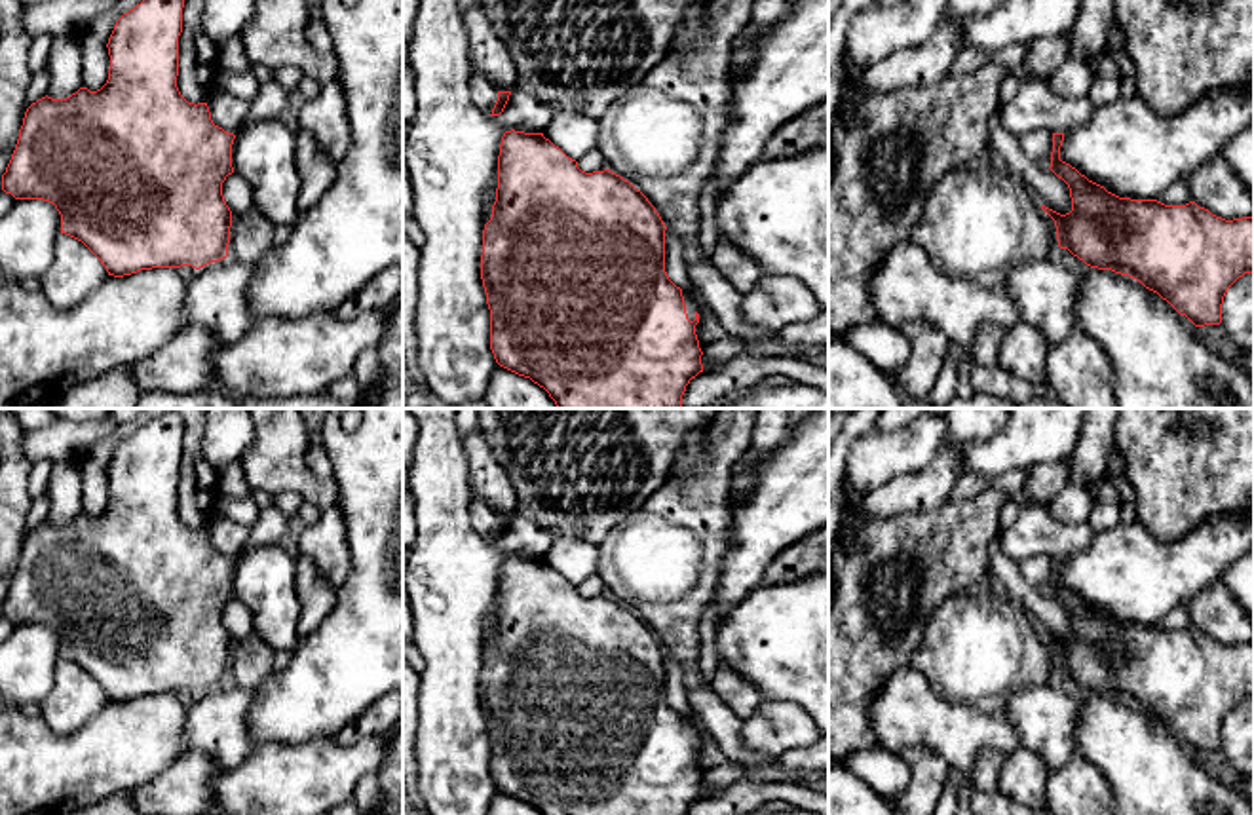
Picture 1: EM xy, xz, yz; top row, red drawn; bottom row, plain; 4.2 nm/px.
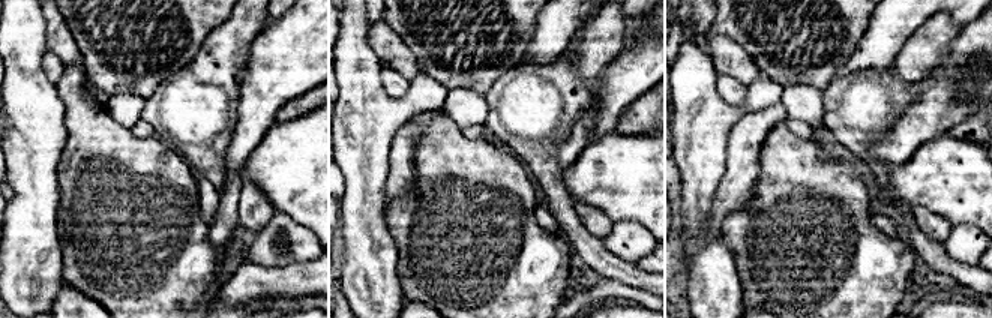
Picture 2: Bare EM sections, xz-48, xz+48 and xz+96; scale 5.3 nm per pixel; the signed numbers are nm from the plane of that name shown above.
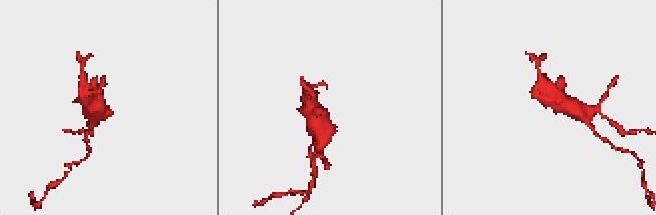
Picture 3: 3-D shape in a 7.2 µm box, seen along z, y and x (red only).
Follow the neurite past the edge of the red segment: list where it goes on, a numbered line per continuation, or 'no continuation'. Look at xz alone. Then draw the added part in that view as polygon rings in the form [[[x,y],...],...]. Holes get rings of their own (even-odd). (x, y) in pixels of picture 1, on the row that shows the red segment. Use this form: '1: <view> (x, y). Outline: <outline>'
1: xz (692, 304). Outline: [[[682,294],[682,296],[684,296],[688,319],[690,319],[690,321],[694,321],[695,317],[699,319],[699,323],[695,325],[695,334],[697,334],[697,340],[699,340],[699,348],[701,348],[701,351],[703,351],[703,346],[705,346],[705,344],[703,344],[701,338],[699,338],[699,332],[701,332],[701,304],[699,304],[697,296],[686,296],[686,294]]]

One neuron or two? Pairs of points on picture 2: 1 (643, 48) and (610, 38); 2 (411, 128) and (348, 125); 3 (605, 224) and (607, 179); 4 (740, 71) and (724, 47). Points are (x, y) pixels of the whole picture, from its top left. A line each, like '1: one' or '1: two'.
1: two
2: two
3: two
4: one

